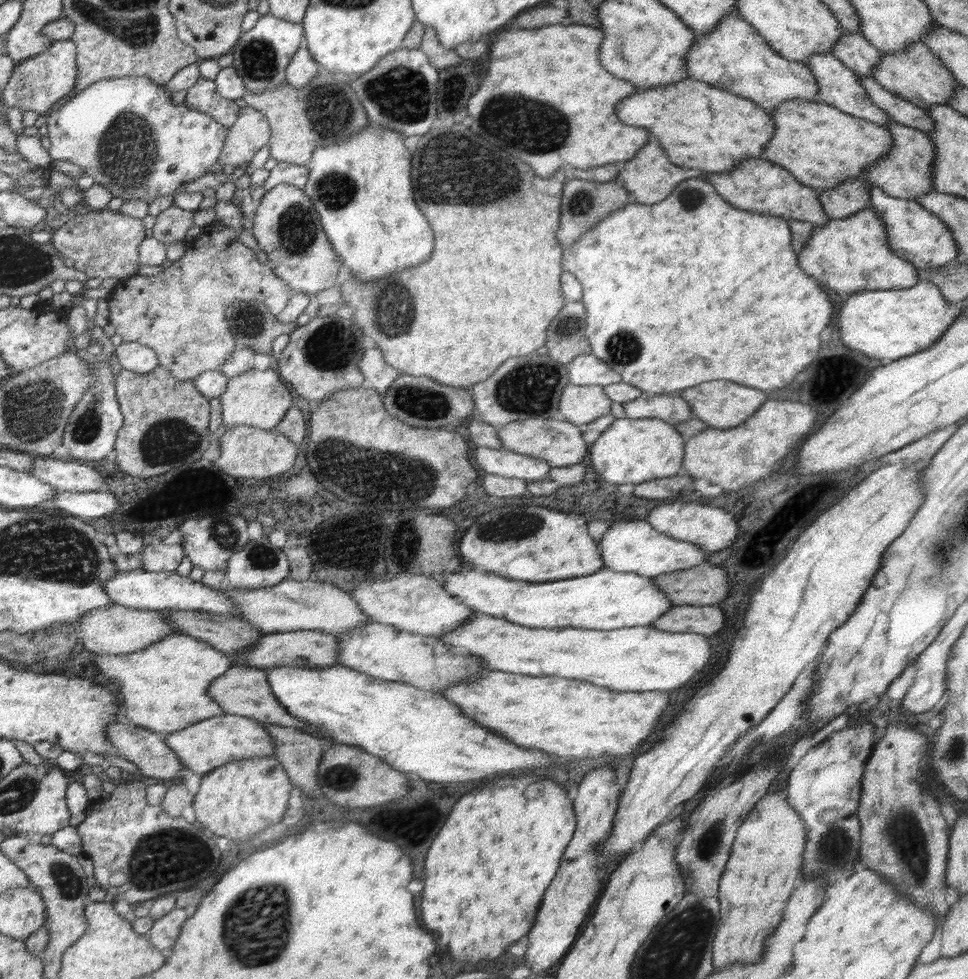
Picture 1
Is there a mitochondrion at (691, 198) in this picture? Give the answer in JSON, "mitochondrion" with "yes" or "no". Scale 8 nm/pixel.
{"mitochondrion":"yes"}

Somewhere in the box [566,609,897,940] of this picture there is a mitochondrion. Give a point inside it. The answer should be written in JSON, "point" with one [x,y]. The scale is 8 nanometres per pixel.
{"point":[832,854]}

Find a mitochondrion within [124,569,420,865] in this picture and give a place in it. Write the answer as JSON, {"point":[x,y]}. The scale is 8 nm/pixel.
{"point":[341,777]}

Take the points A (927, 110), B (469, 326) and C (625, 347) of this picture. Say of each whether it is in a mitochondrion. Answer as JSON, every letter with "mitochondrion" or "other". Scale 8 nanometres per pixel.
{"A":"other","B":"other","C":"mitochondrion"}

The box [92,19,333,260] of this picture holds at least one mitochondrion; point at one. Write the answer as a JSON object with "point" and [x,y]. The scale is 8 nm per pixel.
{"point":[127,156]}

